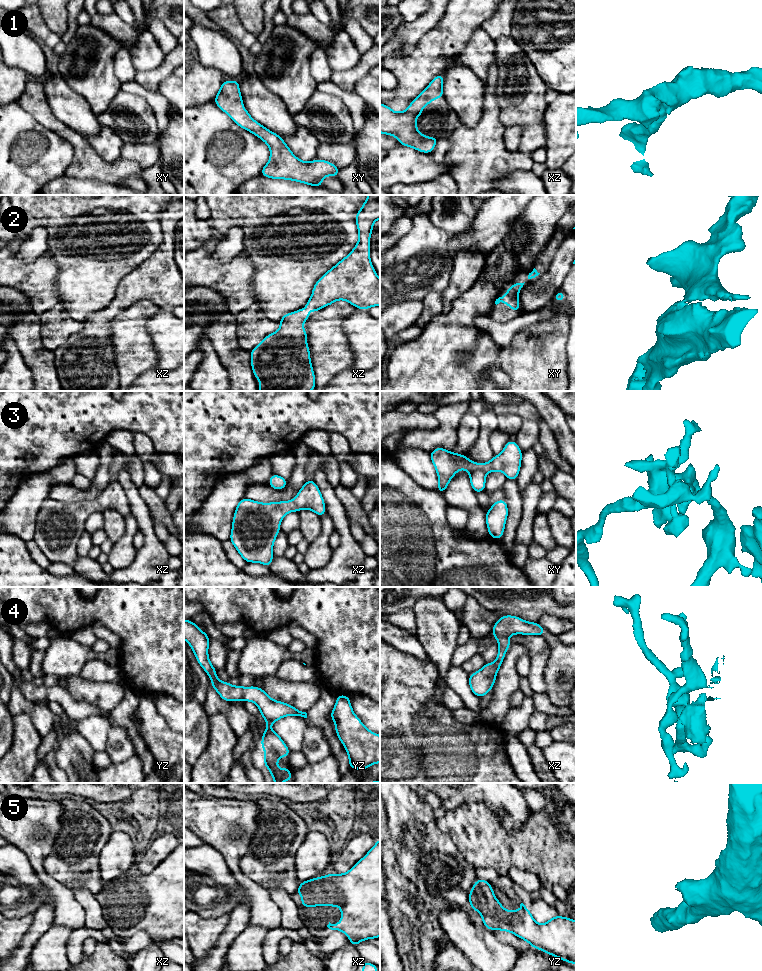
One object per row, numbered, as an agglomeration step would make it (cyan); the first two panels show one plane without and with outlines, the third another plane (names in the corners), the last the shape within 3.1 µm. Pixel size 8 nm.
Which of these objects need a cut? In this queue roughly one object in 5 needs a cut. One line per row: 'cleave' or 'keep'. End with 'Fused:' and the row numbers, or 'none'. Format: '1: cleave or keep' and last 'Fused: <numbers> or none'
1: keep
2: keep
3: keep
4: keep
5: keep
Fused: none

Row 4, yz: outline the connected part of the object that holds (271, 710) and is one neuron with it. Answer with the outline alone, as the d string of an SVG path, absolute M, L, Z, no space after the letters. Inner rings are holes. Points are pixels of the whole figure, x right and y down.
M184 619L184 639L191 646L197 662L211 679L211 686L224 701L233 702L236 699L242 702L252 701L258 706L267 724L260 743L260 746L264 748L264 765L269 769L274 783L293 781L289 767L281 770L277 768L278 759L288 757L291 751L270 725L285 716L307 718L307 713L282 701L273 700L262 688L233 686L229 682L220 681L216 675L217 669L213 667L208 657L208 634L201 631L194 622L186 619Z

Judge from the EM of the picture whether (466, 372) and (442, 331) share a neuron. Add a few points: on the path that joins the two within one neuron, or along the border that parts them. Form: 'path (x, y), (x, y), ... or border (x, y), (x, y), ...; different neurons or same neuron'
path (455, 365), (442, 352), (442, 342); same neuron

